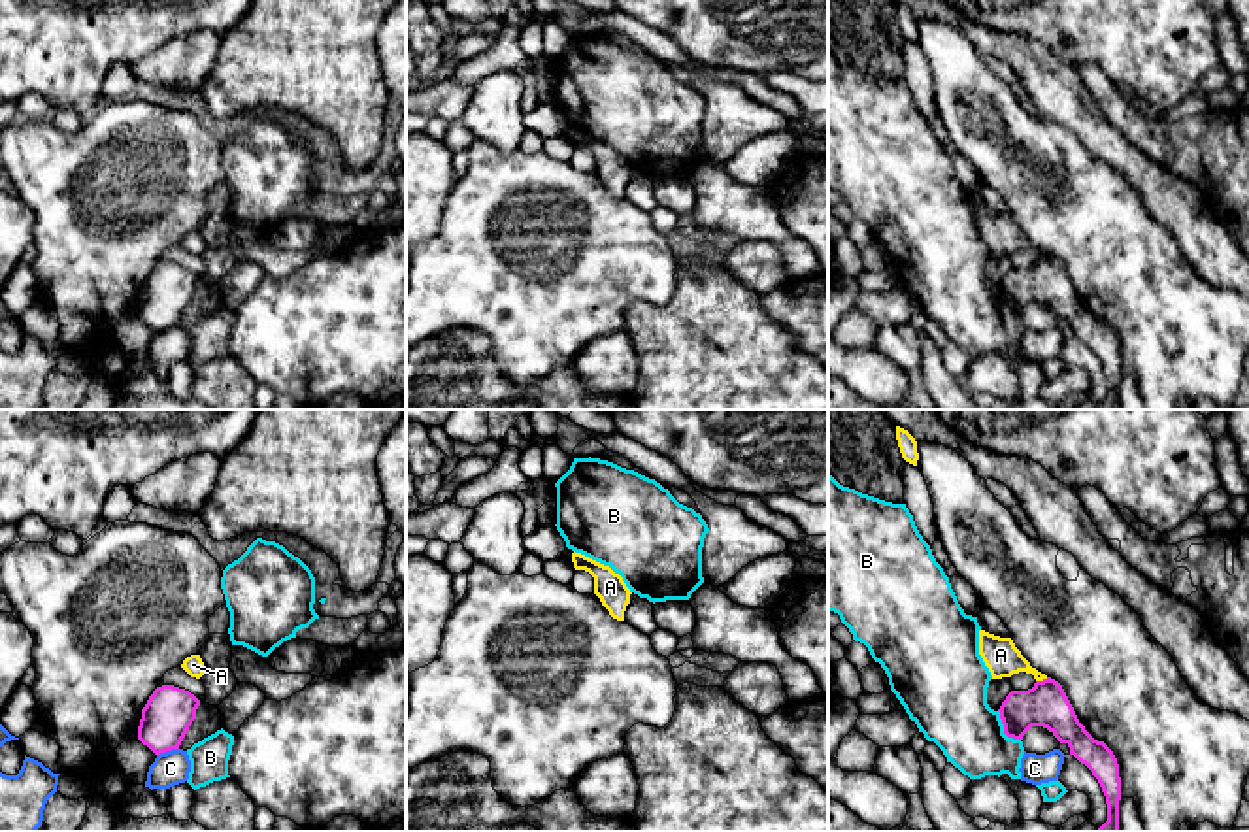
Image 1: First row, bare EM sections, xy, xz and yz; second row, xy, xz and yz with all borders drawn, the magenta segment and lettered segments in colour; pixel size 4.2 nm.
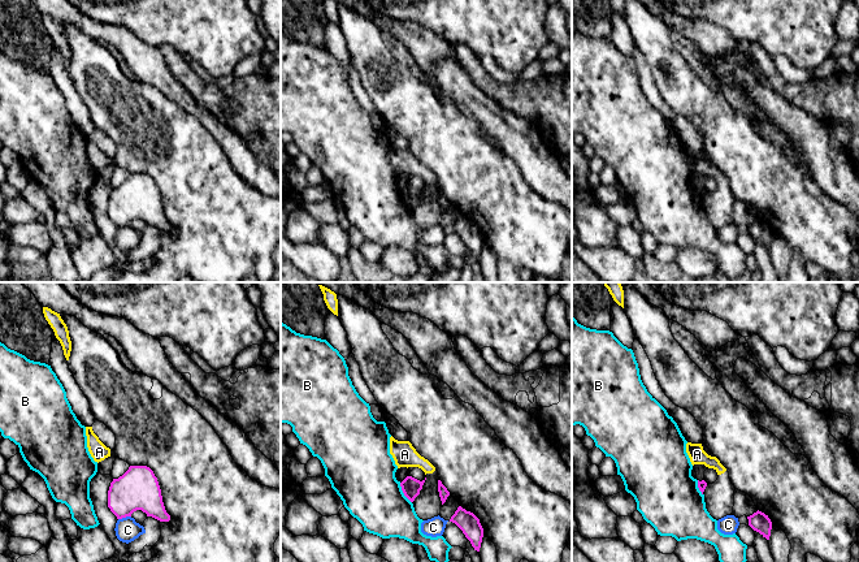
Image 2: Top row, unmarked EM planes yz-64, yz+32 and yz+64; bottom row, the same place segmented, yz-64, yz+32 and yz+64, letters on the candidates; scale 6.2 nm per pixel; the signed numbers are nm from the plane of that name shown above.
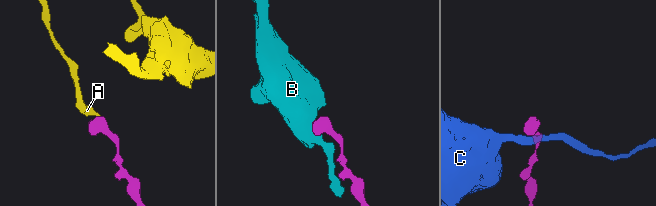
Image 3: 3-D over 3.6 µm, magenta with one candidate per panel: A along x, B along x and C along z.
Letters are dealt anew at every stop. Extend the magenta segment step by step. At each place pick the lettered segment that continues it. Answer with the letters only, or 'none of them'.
none of them

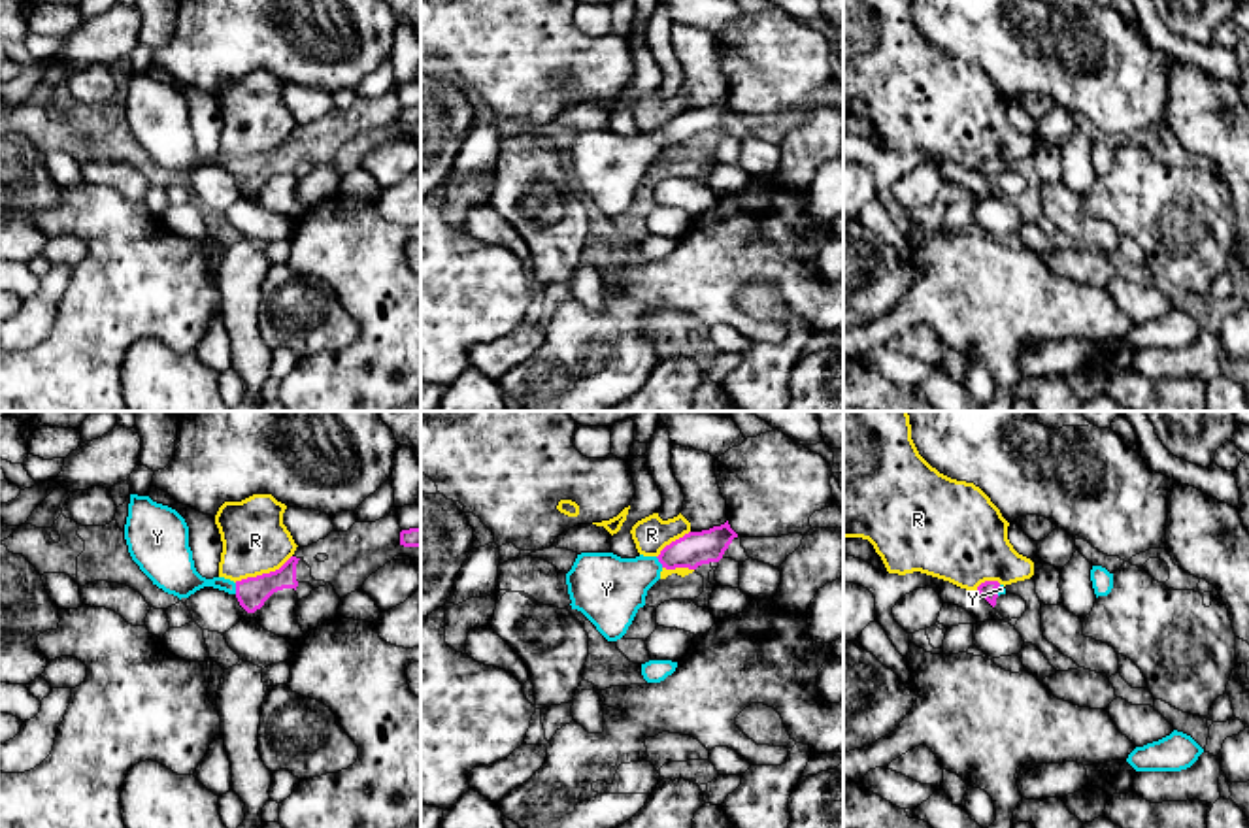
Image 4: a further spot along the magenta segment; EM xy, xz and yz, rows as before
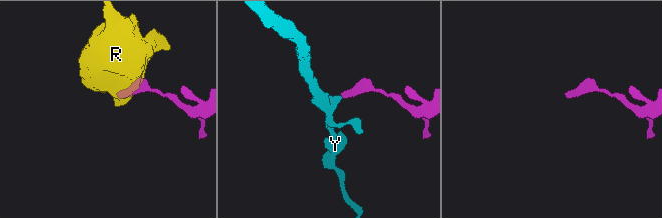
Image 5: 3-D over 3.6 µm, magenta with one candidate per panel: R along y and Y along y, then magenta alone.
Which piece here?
Y

